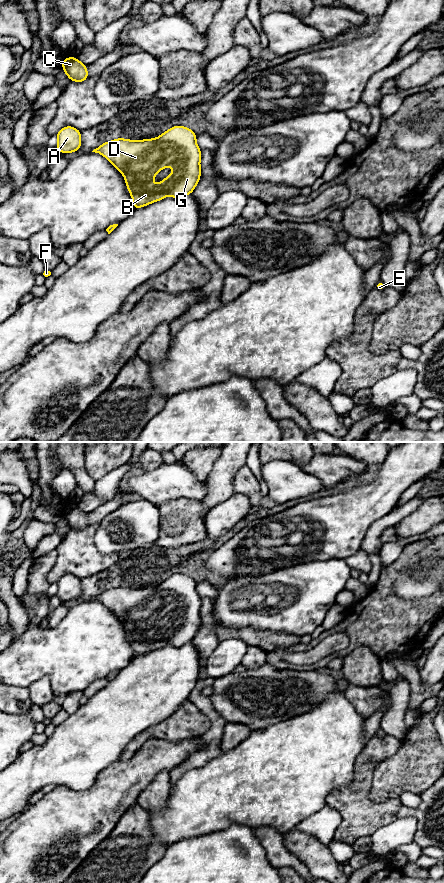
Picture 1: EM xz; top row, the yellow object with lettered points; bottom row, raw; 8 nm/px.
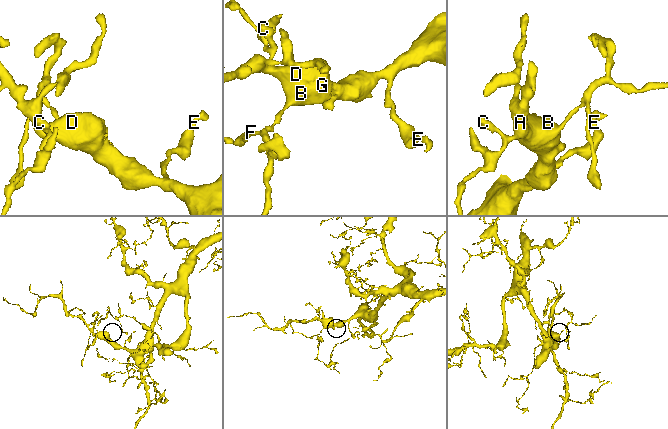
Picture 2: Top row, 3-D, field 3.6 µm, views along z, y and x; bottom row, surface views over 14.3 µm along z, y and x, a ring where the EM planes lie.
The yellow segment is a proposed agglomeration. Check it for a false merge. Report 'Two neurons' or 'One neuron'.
One neuron

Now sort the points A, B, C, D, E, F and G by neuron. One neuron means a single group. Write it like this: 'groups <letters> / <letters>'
groups A B C D E F G

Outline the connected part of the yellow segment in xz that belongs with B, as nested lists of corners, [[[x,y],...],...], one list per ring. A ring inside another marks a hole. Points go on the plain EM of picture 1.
[[[174,574],[153,587],[133,589],[117,586],[107,589],[92,600],[103,603],[125,625],[134,657],[144,655],[166,644],[180,647],[191,642],[201,623],[201,598],[196,591],[197,583],[185,574]],[[167,614],[172,614],[172,622],[160,631],[153,632],[156,622]]]

